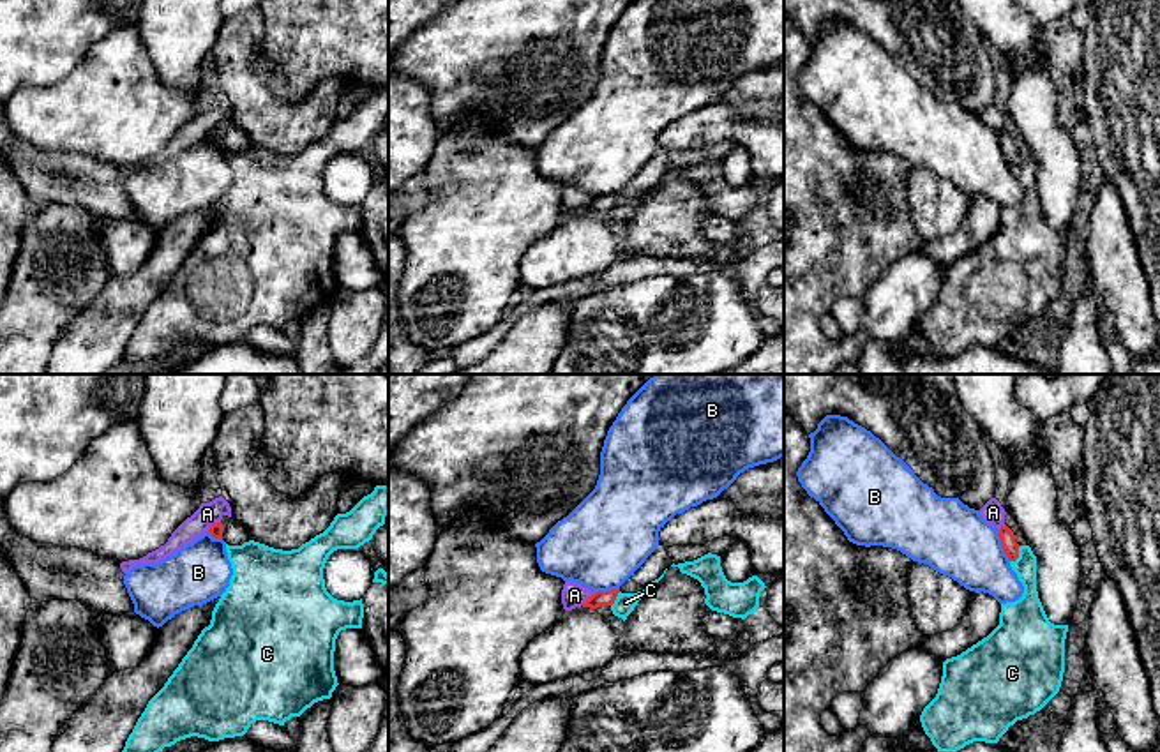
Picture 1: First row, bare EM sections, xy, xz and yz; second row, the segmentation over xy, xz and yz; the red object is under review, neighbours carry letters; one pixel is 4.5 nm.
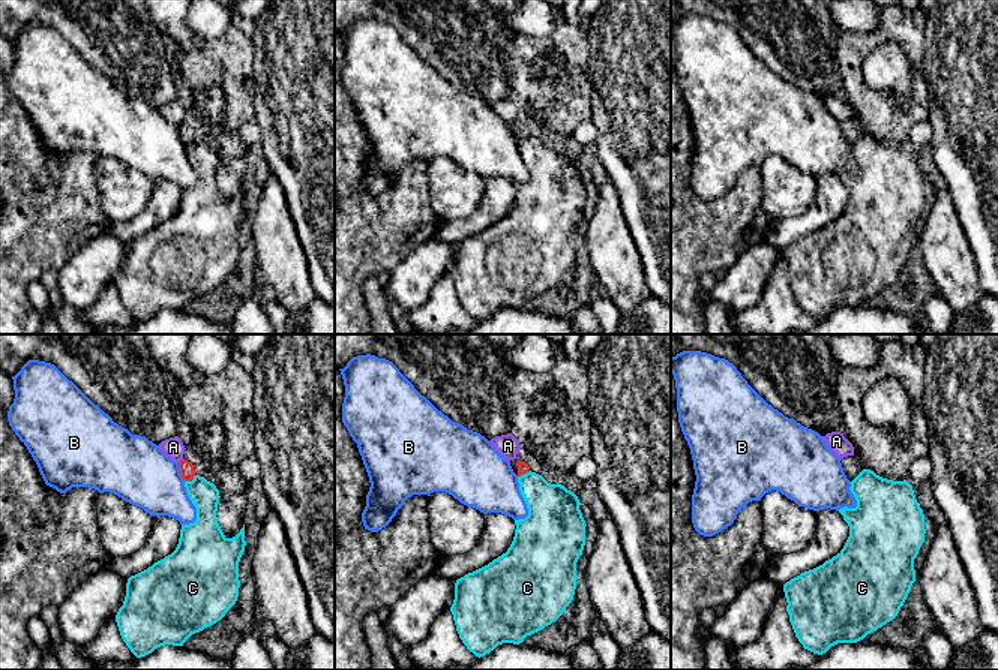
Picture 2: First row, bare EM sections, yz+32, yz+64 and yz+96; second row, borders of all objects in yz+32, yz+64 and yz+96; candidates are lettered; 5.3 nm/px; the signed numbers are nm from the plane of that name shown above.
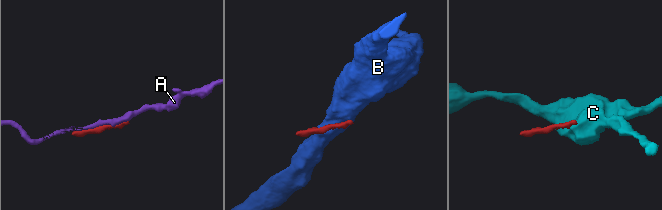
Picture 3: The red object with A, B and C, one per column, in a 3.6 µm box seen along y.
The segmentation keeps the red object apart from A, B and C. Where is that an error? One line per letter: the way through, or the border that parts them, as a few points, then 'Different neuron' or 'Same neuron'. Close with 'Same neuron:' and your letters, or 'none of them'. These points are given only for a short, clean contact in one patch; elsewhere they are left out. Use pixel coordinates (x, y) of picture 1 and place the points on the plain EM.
A: Different neuron
B: Different neuron
C: Boundary: yz (1021, 150), (1019, 159), (1010, 166). Different neuron
Same neuron: none of them

